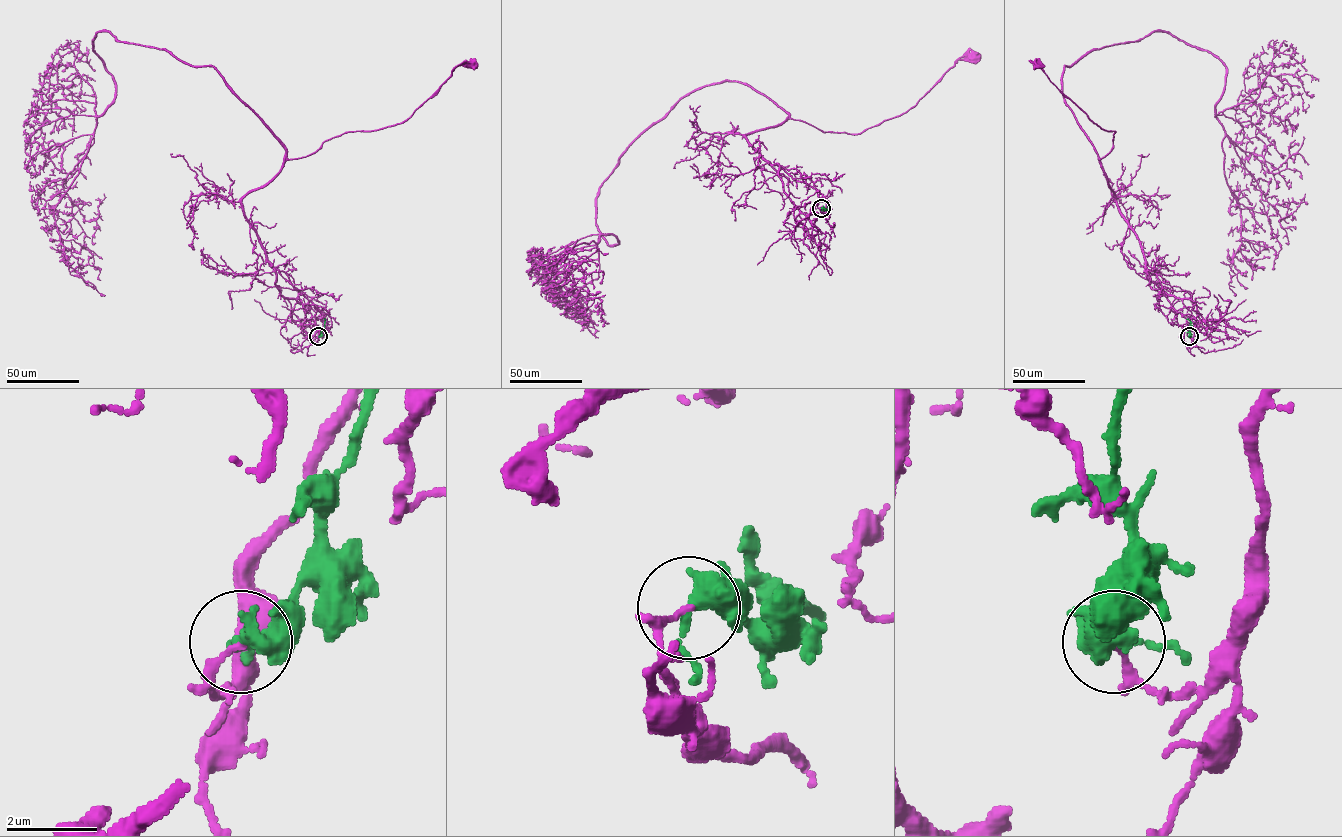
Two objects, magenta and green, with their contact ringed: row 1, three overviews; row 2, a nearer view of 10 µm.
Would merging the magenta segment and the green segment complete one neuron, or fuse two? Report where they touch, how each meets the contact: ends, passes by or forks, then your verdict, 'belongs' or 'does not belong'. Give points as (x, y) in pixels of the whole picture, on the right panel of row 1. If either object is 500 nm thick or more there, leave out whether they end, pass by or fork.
at (1189, 336); magenta ends there; green passes by; does not belong

